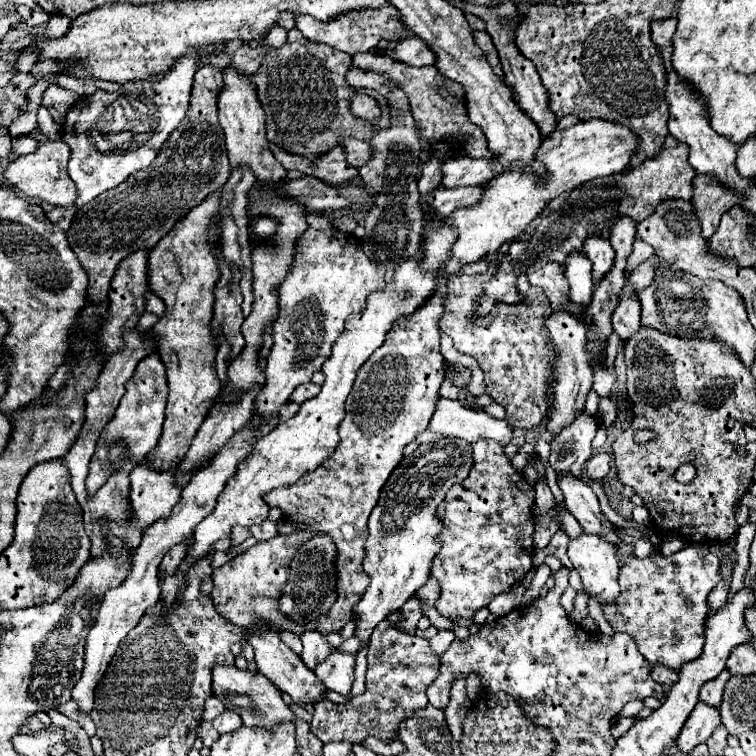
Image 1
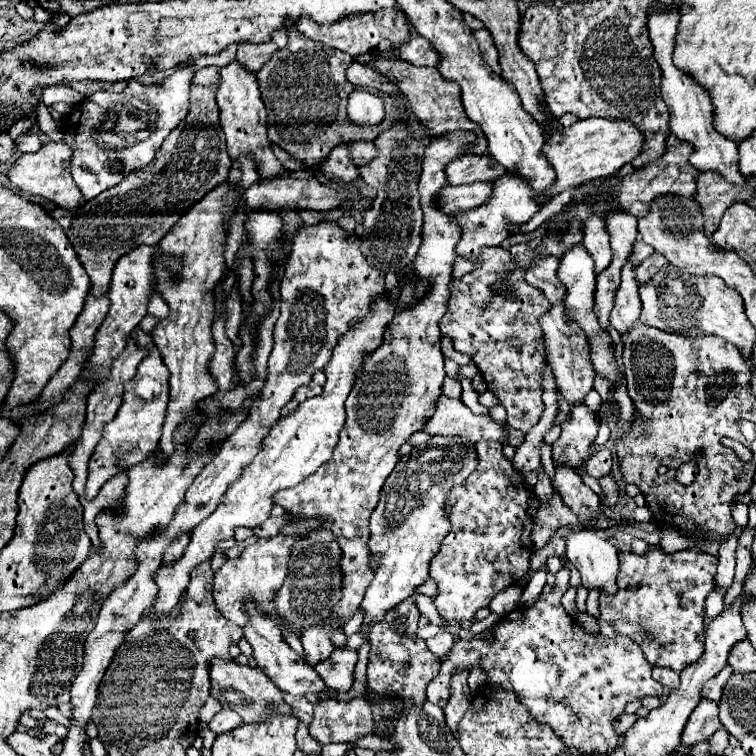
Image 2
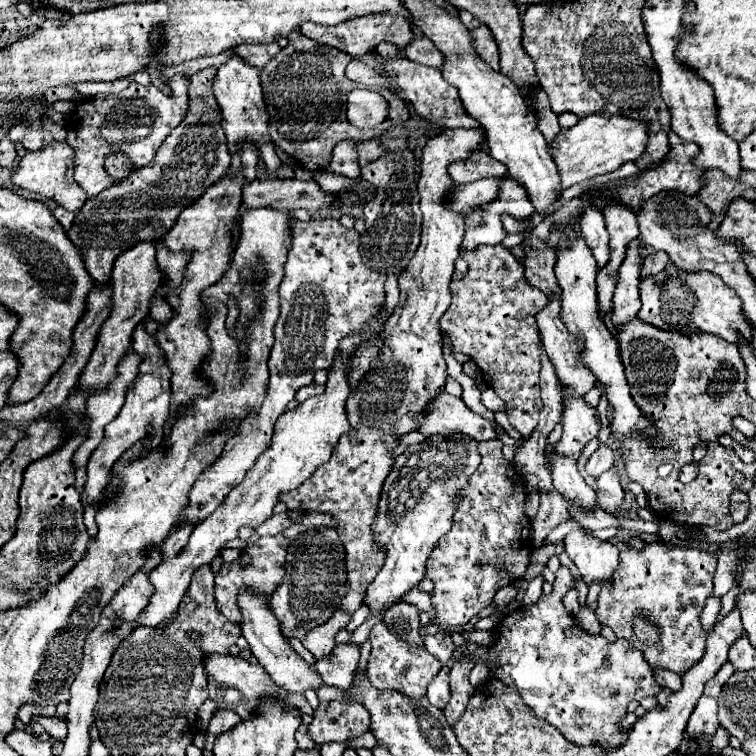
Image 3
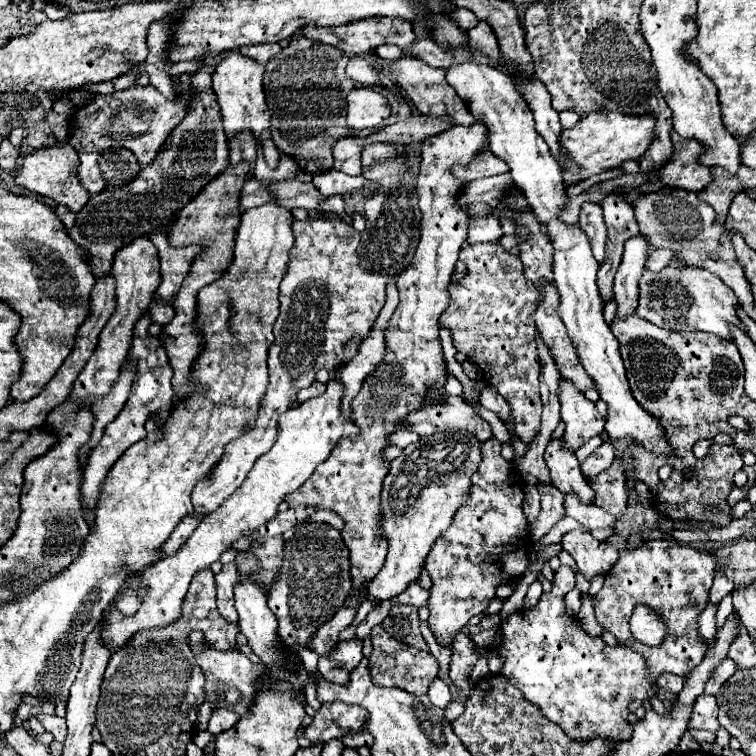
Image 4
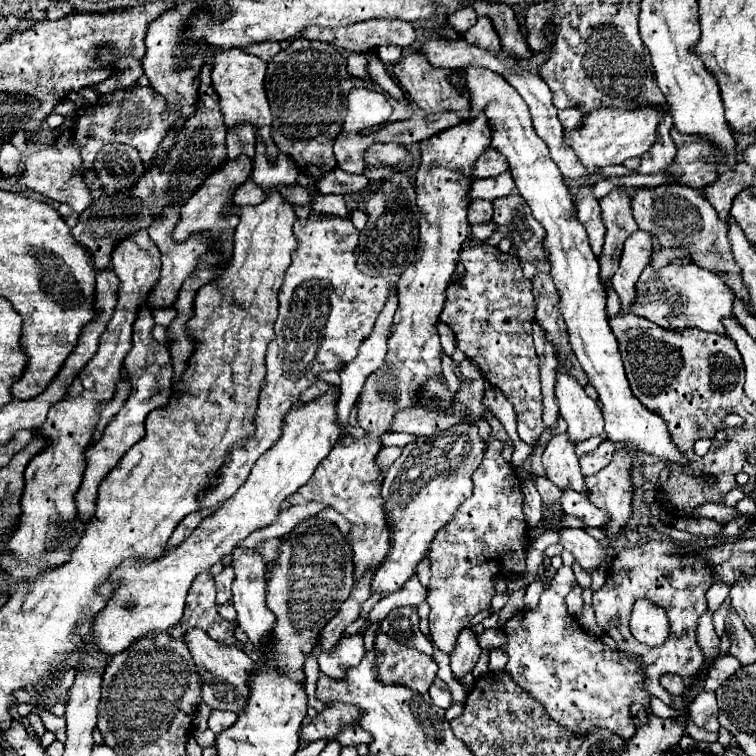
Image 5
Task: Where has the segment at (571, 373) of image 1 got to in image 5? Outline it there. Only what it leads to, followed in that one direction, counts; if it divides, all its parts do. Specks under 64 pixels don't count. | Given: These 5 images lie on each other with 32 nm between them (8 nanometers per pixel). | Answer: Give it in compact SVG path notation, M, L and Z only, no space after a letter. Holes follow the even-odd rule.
M538 274L536 280L532 280L534 284L534 296L536 296L536 322L538 326L546 332L546 338L552 342L554 348L560 348L560 352L564 352L564 362L568 372L572 372L572 376L576 376L576 380L580 380L582 388L588 386L588 376L584 376L584 372L580 372L580 364L576 364L576 356L572 356L572 348L568 344L568 334L566 334L566 324L562 320L560 314L560 294L558 288L554 286L554 280L550 278L550 274L542 276Z

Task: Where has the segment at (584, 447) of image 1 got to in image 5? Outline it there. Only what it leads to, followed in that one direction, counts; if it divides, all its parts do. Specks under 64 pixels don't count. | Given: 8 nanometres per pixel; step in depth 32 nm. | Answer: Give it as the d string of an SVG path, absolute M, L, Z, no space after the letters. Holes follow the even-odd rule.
M558 362L556 398L560 404L560 416L568 424L568 438L578 444L590 436L600 436L604 432L604 418L596 402L586 396L584 388L564 372L564 364Z

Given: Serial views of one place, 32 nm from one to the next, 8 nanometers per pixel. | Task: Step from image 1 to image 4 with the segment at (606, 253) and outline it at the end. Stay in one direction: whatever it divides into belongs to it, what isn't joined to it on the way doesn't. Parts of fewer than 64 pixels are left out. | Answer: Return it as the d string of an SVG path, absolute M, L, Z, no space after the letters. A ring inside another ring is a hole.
M584 204L580 212L580 228L588 236L588 242L592 246L594 258L602 264L604 262L604 246L608 240L606 224L602 218L602 208L596 204Z

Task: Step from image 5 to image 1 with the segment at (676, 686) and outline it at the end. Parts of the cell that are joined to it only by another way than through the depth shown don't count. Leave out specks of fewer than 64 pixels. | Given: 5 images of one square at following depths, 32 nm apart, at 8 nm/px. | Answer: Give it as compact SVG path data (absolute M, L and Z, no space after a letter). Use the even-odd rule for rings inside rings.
M656 664L656 666L652 666L652 678L658 682L658 684L662 684L662 686L672 686L672 684L676 684L676 680L678 680L678 674L672 670L672 668L666 668L666 666L662 666L662 664Z

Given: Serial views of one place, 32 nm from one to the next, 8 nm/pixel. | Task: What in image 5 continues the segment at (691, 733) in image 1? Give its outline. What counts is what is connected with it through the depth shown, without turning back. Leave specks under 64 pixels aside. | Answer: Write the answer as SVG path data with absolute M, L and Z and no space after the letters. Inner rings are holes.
M714 692L698 694L688 708L690 708L690 718L694 720L696 726L706 728L710 732L718 732L720 724L718 724L718 706Z

